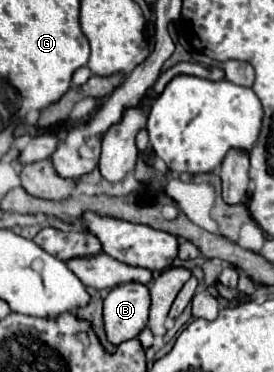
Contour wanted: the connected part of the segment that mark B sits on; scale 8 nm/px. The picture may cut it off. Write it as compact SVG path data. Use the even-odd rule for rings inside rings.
M125 283L109 291L105 297L103 319L107 339L119 345L139 335L149 319L149 289L143 283Z

